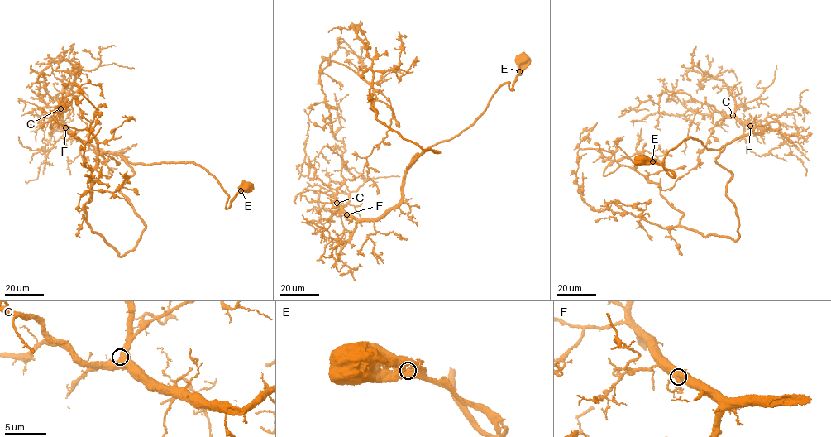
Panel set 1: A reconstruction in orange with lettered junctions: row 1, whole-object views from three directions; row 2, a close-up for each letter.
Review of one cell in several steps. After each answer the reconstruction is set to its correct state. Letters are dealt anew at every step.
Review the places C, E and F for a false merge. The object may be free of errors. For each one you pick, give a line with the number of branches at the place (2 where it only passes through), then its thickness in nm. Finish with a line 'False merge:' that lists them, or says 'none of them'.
False merge: none of them

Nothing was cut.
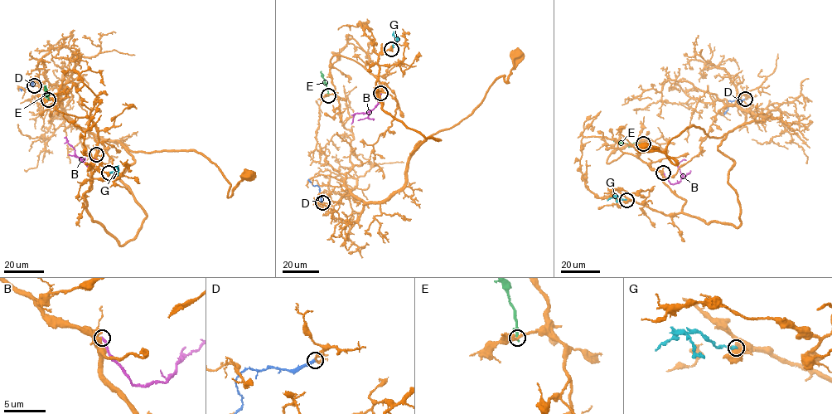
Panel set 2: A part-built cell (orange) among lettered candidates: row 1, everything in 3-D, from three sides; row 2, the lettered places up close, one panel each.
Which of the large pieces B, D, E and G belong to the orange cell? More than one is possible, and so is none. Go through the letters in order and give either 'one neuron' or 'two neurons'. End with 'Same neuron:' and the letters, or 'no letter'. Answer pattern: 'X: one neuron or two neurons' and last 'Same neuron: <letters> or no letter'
B: two neurons
D: two neurons
E: two neurons
G: two neurons
Same neuron: no letter

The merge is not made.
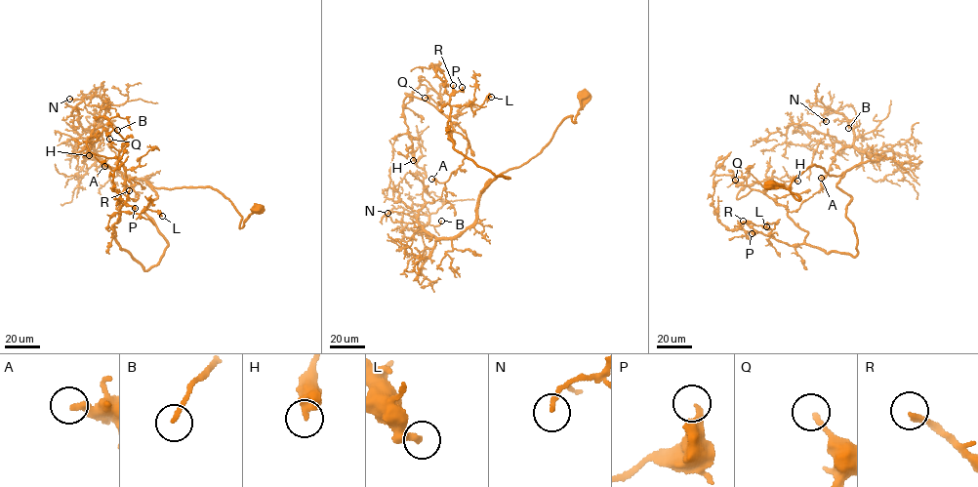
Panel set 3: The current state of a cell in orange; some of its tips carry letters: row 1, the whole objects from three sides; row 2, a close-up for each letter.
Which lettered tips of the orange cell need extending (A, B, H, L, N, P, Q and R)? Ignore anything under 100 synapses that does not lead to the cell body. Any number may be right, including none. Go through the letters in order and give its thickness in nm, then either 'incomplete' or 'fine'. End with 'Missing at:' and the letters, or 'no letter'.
A: 280 nm thick; fine
B: 160 nm thick; fine
H: 550 nm thick; fine
L: 320 nm thick; fine
N: 180 nm thick; fine
P: 360 nm thick; fine
Q: 180 nm thick; fine
R: 240 nm thick; incomplete
Missing at: R

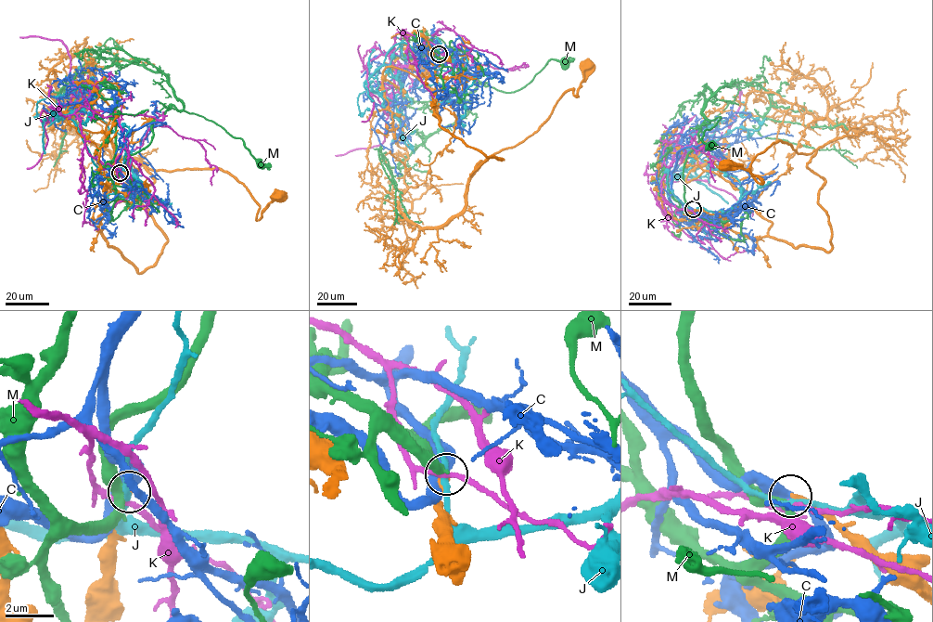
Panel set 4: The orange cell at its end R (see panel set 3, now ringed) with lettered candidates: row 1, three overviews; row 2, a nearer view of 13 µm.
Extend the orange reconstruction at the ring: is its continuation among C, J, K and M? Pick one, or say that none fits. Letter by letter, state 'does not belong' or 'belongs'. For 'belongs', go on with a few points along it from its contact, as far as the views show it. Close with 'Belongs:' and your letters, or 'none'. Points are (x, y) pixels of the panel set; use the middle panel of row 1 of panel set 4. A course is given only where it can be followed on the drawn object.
C: does not belong
J: does not belong
K: does not belong
M: does not belong
Belongs: none

